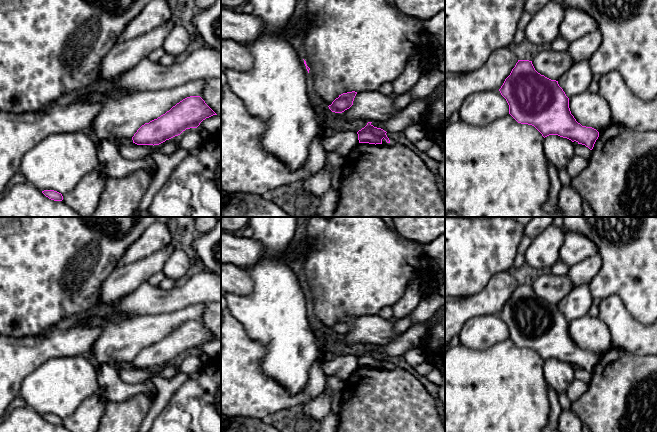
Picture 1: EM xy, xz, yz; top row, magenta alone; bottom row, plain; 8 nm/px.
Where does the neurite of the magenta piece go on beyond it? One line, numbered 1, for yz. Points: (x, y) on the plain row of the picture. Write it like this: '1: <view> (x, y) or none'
1: none

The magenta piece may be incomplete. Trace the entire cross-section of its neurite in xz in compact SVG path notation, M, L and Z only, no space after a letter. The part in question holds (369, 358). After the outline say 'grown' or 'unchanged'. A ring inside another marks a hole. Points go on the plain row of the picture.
M368 346L367 349L357 356L359 367L369 368L382 368L384 362L387 367L390 367L389 362L386 359L386 355L381 352L374 351L372 346Z; unchanged

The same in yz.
M518 284L499 315L518 347L534 350L544 362L558 359L593 373L599 356L576 345L558 305L538 297L532 285Z; unchanged

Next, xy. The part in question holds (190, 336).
M190 320L157 343L142 349L132 361L137 369L159 369L217 339L200 320Z; unchanged

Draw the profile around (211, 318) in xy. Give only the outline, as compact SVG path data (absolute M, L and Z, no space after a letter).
M221 302L206 304L200 321L217 339L221 339Z

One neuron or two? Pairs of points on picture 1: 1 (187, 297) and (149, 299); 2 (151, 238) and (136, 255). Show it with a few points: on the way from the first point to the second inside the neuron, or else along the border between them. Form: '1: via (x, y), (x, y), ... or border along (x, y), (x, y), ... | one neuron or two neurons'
1: via (178, 298), (158, 299) | one neuron
2: via (148, 242), (139, 251) | one neuron

